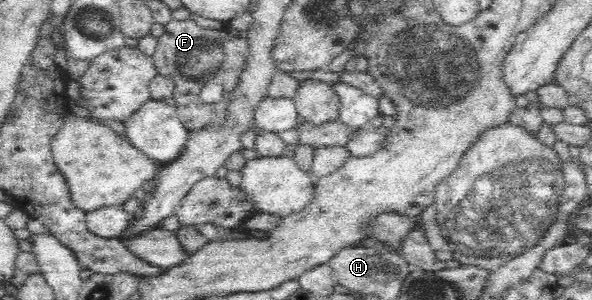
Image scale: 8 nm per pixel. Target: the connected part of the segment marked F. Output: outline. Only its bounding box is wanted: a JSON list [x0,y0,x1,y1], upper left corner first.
[151,19,248,131]

